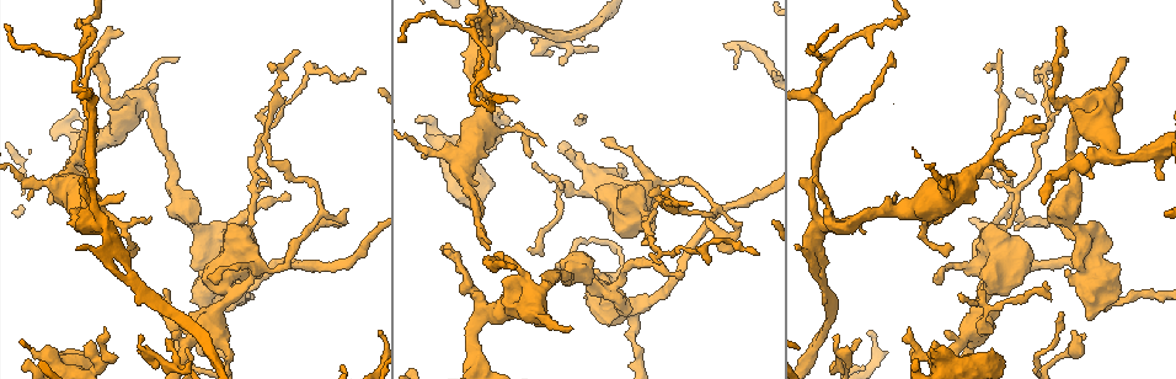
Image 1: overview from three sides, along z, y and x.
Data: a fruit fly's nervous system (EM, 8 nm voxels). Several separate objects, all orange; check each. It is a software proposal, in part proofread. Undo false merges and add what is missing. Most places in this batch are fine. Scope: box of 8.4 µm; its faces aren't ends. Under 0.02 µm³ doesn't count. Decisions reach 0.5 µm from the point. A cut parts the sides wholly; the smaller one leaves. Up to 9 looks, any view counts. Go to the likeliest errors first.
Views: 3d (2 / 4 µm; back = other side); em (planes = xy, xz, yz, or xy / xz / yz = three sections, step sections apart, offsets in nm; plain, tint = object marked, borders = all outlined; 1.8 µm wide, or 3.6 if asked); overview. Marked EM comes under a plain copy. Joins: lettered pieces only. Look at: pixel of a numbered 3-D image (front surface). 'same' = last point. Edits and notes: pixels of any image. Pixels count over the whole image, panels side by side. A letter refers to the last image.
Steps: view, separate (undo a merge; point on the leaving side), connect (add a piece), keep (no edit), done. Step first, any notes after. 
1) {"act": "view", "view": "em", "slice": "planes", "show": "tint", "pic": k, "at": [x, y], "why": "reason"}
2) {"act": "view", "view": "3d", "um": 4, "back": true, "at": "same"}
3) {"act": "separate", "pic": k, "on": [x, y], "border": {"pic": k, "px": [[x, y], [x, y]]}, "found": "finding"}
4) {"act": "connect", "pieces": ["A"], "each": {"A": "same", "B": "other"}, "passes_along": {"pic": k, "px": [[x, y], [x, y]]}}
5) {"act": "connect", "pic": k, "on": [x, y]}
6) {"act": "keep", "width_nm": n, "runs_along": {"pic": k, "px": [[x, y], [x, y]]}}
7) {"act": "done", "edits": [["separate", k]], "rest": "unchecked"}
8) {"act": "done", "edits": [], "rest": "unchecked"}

{"act": "view", "view": "3d", "um": 2, "back": true, "pic": 1, "at": [442, 247], "why": "an open end"}

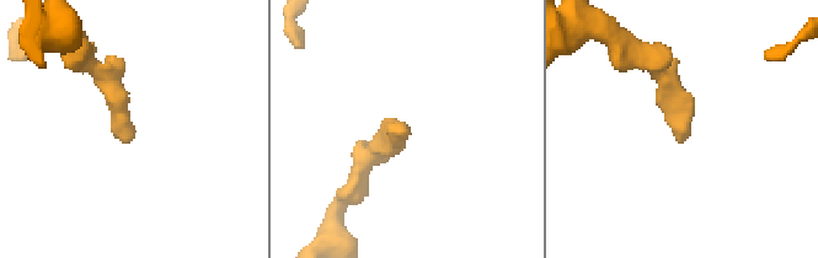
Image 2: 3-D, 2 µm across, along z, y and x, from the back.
{"act": "view", "view": "em", "slice": "xy", "step": 8, "show": "tint", "pic": 2, "at": [404, 128]}

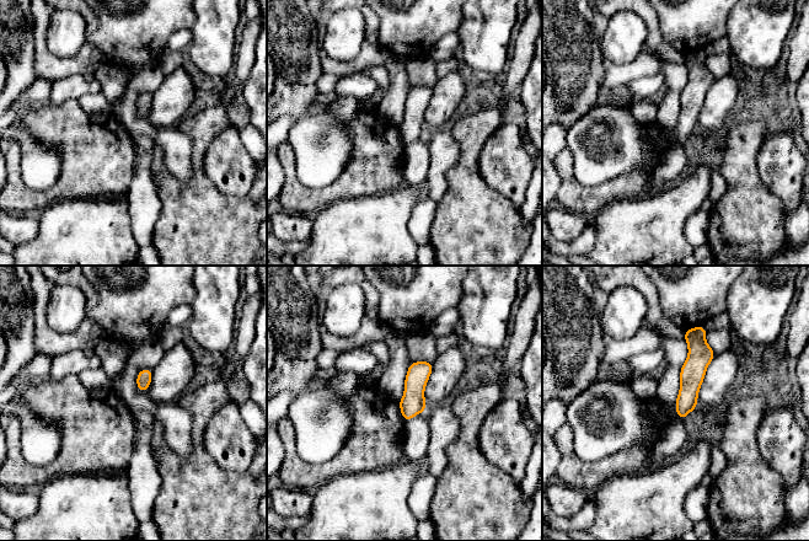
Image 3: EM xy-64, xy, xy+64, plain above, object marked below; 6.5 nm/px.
{"act": "view", "view": "em", "slice": "planes", "show": "borders", "at": "same"}

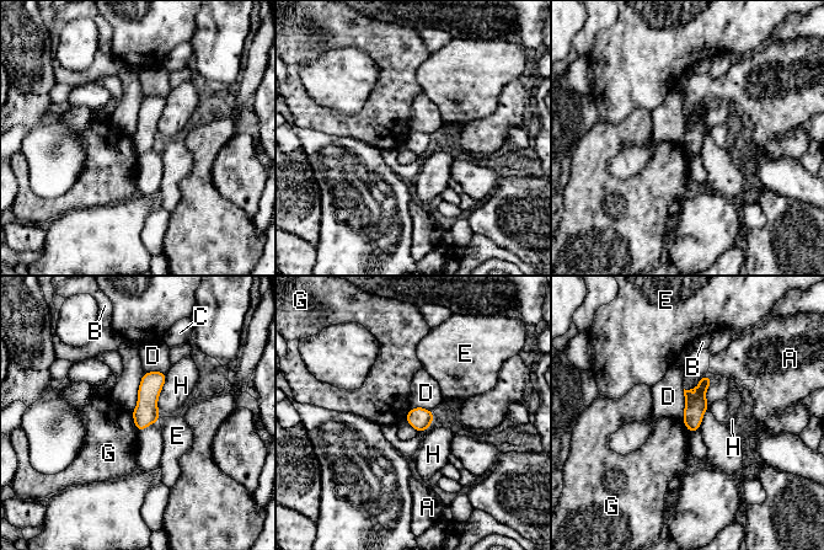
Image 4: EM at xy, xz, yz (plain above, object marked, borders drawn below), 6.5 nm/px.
{"act": "keep", "width_nm": 140, "each": {"A": "other", "B": "other", "C": "other", "D": "other", "E": "other", "G": "other", "H": "other"}, "border": {"pic": 4, "px": [[684, 389], [684, 414], [681, 417]]}, "found": "none of them fits"}

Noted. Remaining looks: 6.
{"act": "view", "view": "em", "slice": "planes", "show": "borders", "pic": 1, "at": [426, 133], "why": "free end"}

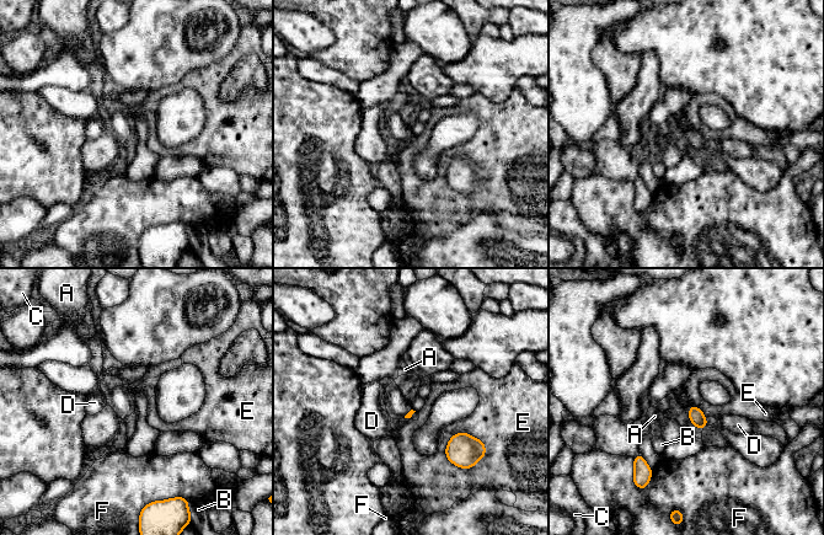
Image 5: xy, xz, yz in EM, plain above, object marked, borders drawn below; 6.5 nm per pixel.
{"act": "keep", "each": {"A": "other", "B": "other", "C": "other", "D": "other", "E": "other", "F": "other"}, "found": "none of them fits"}

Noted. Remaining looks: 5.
{"act": "view", "view": "3d", "um": 4, "pic": 1, "at": [1086, 237]}

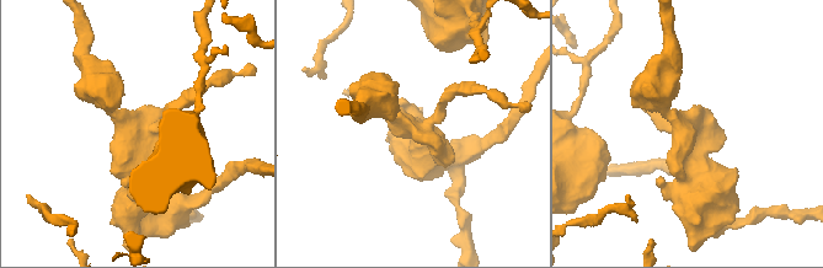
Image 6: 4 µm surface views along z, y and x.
{"act": "view", "view": "em", "slice": "xz", "step": 8, "show": "tint", "pic": 6, "at": [144, 131]}

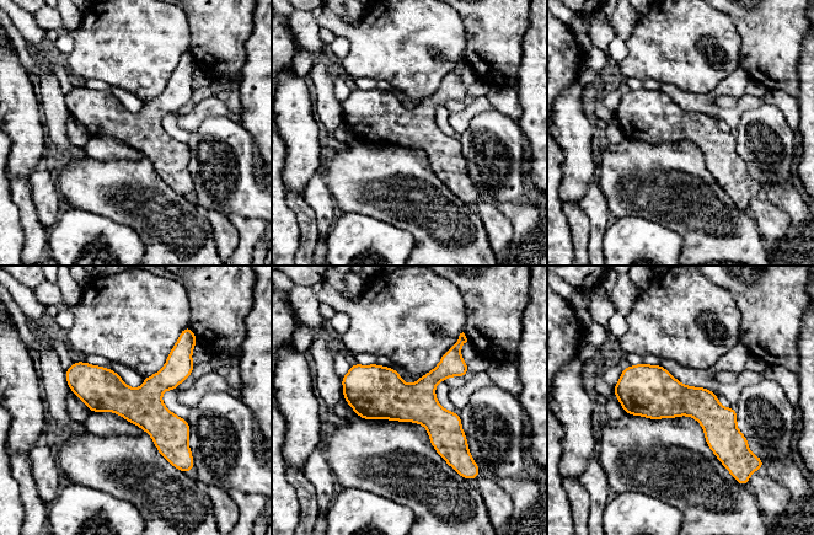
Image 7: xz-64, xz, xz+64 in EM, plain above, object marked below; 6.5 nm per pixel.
{"act": "view", "view": "em", "slice": "xy", "step": 4, "show": "borders", "at": "same", "why": "another direction"}

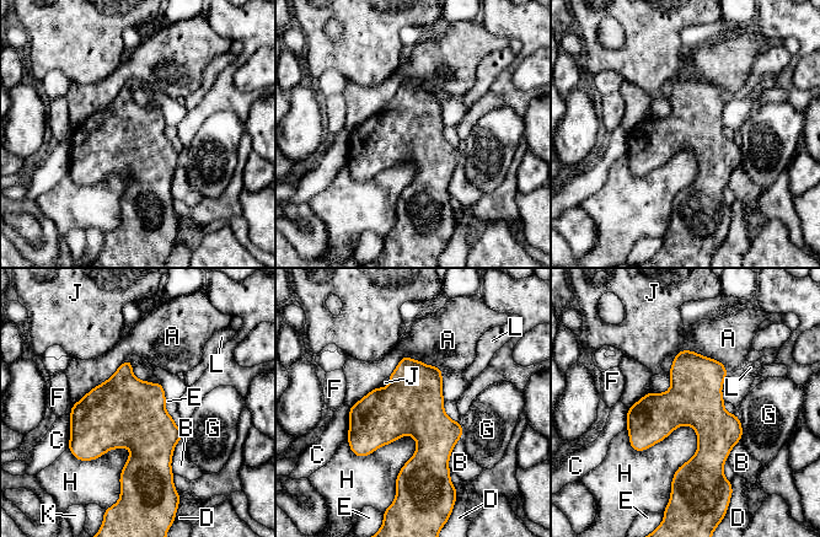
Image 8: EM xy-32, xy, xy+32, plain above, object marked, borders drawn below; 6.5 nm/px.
{"act": "keep", "each": {"A": "other", "B": "other", "C": "other", "D": "other", "E": "other", "F": "other", "G": "other", "H": "other", "J": "other", "K": "other", "L": "other"}, "border": {"pic": 8, "px": [[626, 429], [671, 489]]}, "found": "all the same cell"}

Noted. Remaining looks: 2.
{"act": "view", "view": "em", "slice": "planes", "show": "tint", "pic": 1, "at": [539, 295], "why": "branch point"}

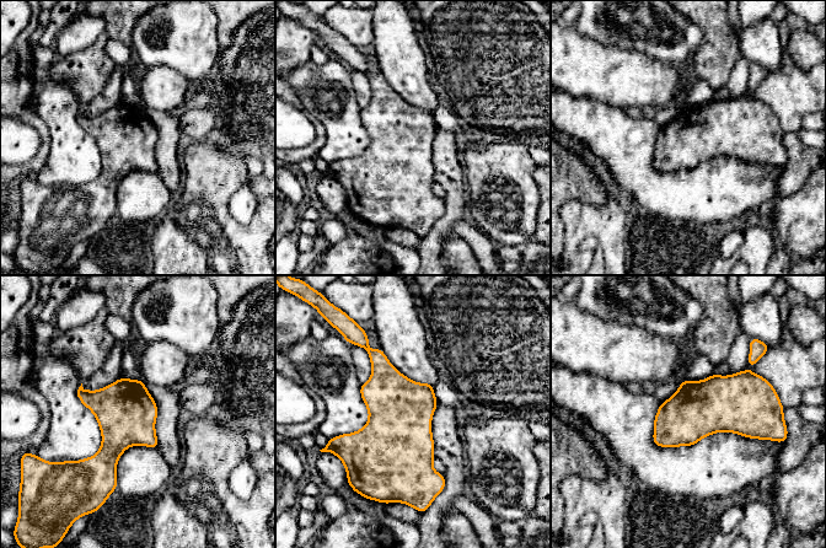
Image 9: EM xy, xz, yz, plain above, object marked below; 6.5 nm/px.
{"act": "view", "view": "em", "slice": "planes", "show": "borders", "at": "same"}

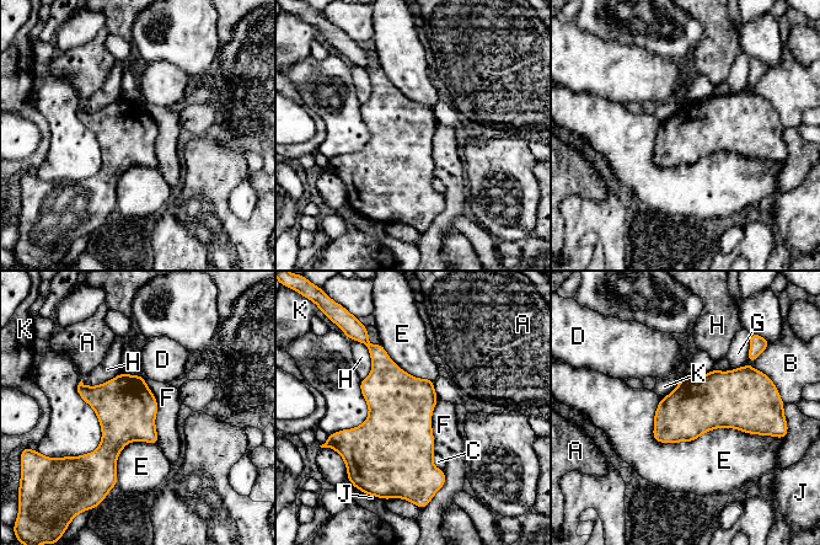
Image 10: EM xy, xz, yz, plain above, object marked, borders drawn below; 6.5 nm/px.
{"act": "keep", "width_nm": 360, "each": {"A": "other", "B": "other", "C": "other", "D": "other", "E": "other", "F": "other", "G": "other", "H": "other", "J": "other", "K": "other"}, "border": {"pic": 10, "px": [[144, 379], [157, 405], [159, 443]]}, "found": "all the same cell"}

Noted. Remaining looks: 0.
{"act": "done", "edits": [], "rest": "unchecked"}

